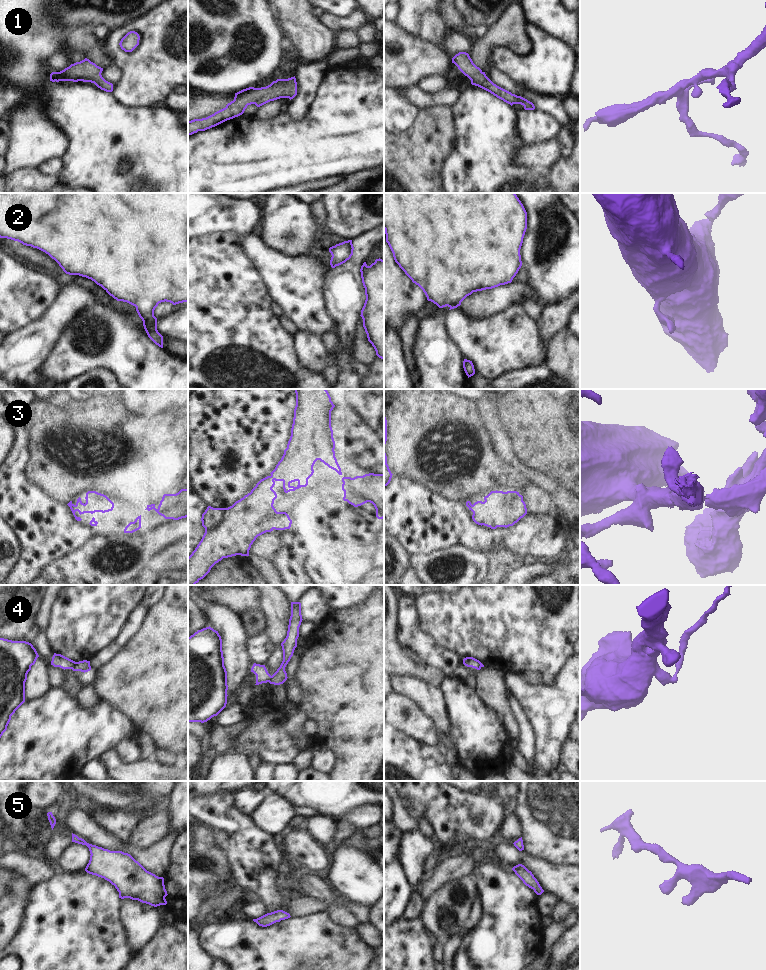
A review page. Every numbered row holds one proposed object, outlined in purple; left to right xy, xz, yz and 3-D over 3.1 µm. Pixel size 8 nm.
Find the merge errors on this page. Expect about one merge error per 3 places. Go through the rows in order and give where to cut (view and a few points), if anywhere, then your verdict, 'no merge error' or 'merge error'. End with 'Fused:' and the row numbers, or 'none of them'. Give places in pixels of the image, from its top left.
1: cut none; no merge error
2: cut none; no merge error
3: cut none; no merge error
4: cut xy (77, 662), (70, 668); merge error
5: cut none; no merge error
Fused: 4

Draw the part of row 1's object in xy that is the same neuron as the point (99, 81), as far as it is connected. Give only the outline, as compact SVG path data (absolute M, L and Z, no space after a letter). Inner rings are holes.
M85 58L80 62L71 64L60 72L52 72L50 74L50 81L83 81L94 83L98 88L106 92L113 91L113 84L106 81L101 73L103 68L97 66L89 59Z

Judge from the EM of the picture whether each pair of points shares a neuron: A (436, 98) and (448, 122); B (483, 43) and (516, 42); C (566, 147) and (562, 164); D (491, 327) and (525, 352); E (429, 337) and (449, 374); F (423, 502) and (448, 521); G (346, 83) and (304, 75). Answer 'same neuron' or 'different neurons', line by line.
A: different neurons
B: same neuron
C: different neurons
D: same neuron
E: same neuron
F: same neuron
G: different neurons

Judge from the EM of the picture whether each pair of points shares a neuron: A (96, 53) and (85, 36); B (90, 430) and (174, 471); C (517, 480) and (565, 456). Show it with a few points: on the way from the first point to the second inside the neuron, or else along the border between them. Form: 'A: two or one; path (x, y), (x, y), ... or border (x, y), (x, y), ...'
A: one; path (93, 49), (85, 40)
B: one; path (111, 446), (129, 464), (153, 469)
C: two; border (505, 465), (528, 474), (542, 474), (550, 480)

